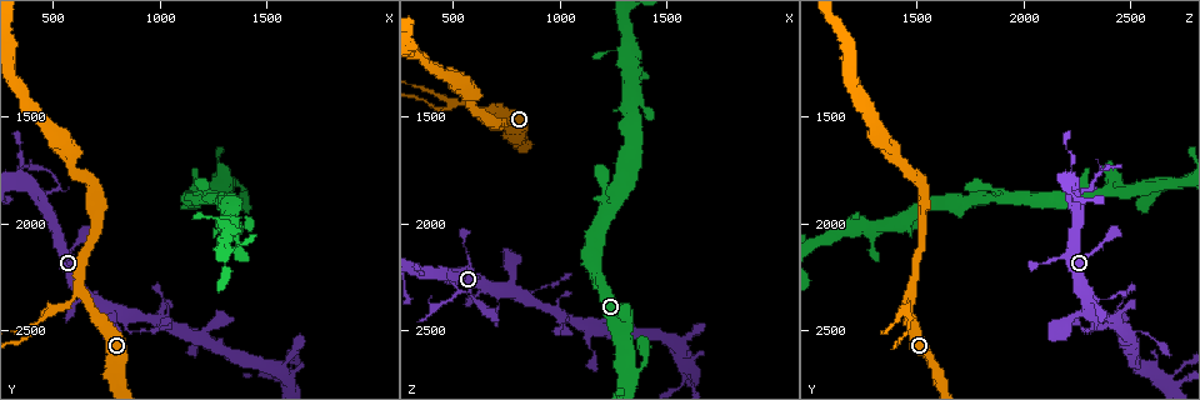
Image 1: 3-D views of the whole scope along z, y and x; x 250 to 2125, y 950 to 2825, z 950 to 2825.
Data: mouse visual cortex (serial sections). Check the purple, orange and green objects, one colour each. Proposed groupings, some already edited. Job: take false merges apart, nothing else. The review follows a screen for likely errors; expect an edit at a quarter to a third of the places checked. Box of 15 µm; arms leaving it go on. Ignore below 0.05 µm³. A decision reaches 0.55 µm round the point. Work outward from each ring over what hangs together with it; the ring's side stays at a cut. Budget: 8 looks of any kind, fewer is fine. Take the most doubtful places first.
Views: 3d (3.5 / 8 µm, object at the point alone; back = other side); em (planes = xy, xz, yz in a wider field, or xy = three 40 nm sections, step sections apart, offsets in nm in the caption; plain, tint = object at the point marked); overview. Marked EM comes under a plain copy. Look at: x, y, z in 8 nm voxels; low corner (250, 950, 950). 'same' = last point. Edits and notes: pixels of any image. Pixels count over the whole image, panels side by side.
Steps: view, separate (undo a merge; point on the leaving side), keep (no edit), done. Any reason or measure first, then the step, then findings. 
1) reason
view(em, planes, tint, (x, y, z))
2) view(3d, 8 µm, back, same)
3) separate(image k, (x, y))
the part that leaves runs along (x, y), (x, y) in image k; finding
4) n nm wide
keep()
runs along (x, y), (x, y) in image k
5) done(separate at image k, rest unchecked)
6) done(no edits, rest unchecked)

two arms in line, one across
view(3d, 3.5 µm, (490, 2400, 1450))

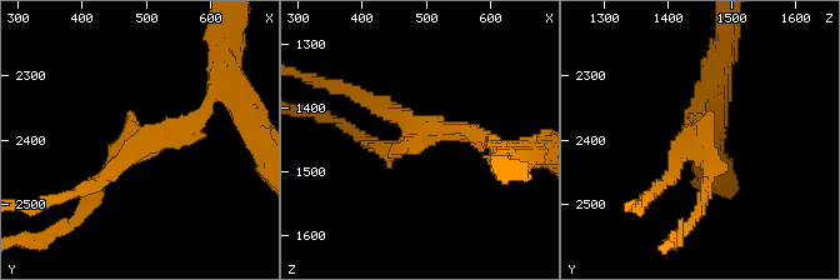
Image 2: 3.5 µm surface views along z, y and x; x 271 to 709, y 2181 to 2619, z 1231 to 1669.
shape alone is not enough
view(em, xy, step 5, tint, (485, 2415, 1435))

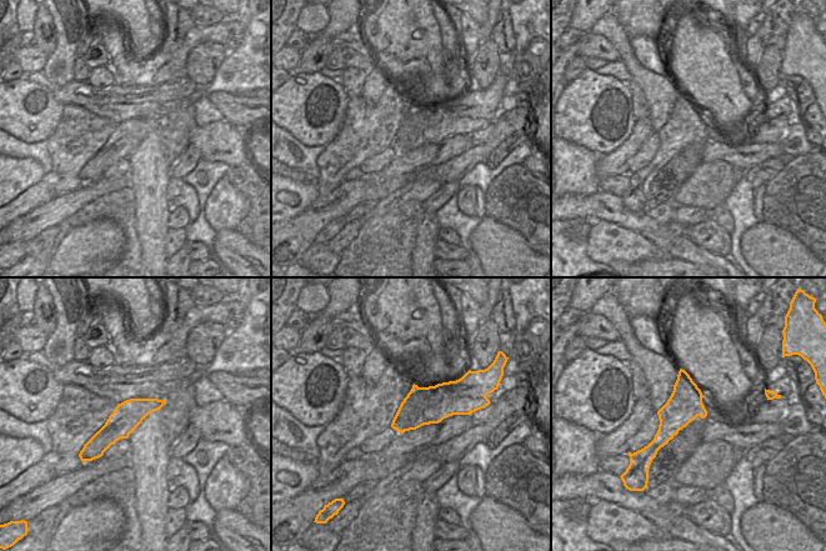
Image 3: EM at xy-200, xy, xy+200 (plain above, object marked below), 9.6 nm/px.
360 nm wide
separate(image 2, (98, 198))
the part that leaves runs along (414, 135), (383, 150), (336, 121) in image 2; two cells meet here

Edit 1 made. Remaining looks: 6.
sharp bend
view(3d, 3.5 µm, (520, 1830, 2310))

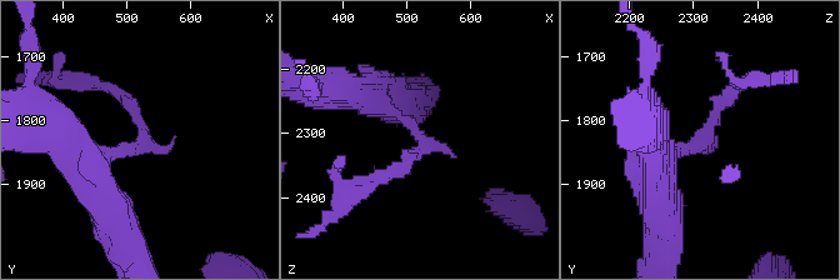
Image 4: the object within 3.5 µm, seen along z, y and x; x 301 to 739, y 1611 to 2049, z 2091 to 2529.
arms of 150, 350 nm
view(em, planes, tint, (520, 1830, 2310))

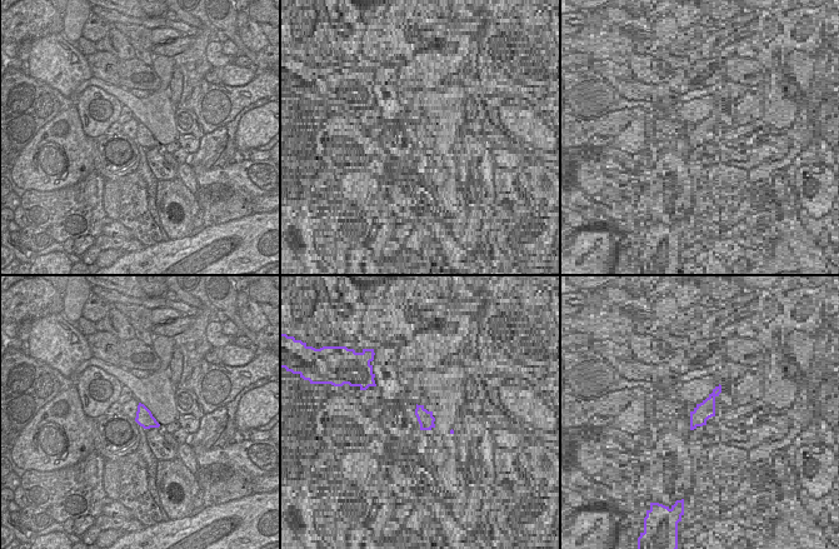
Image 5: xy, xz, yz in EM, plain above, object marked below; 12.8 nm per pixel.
keep()
continuous, no second cell

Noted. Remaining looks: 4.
thin neck
view(3d, 3.5 µm, (760, 2390, 2330))

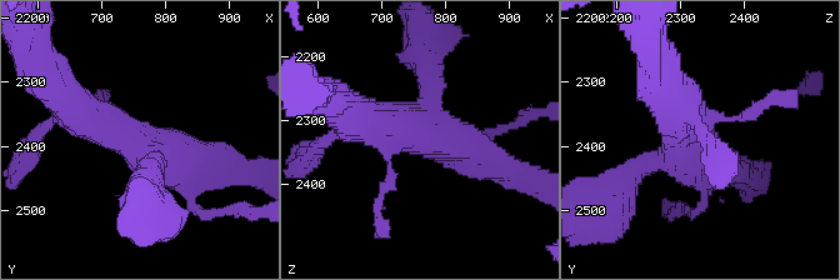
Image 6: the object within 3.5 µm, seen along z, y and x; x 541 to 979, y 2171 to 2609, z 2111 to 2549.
now the EM
view(em, xy, step 5, tint, (760, 2390, 2320))

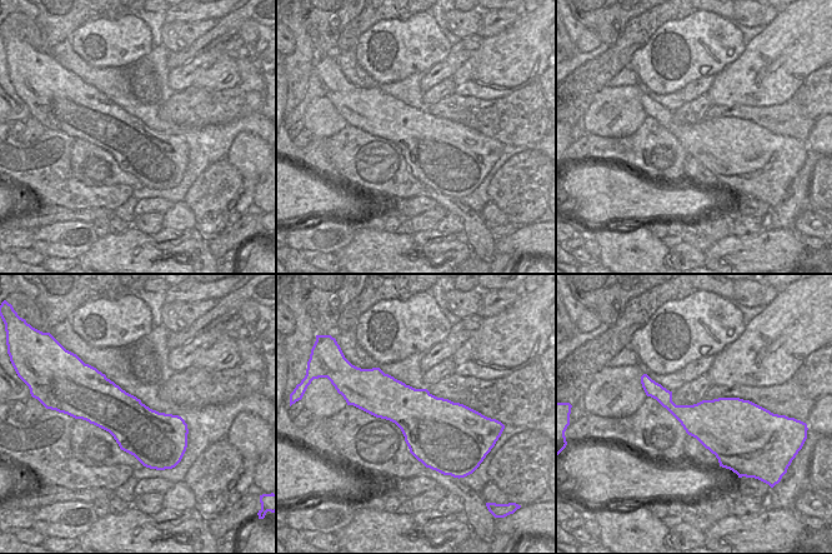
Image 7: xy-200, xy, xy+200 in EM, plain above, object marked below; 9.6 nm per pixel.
keep()
runs along (73, 103), (153, 153), (214, 160) in image 6; one cell here

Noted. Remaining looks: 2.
done(separate at image 2, rest unchecked)

